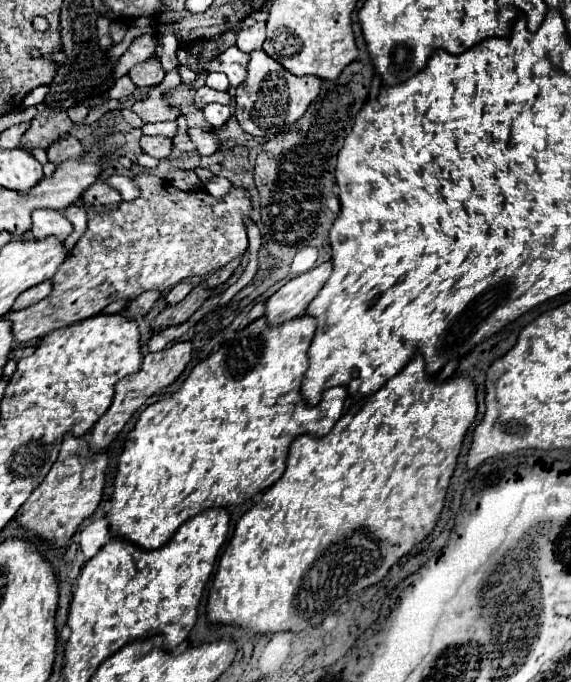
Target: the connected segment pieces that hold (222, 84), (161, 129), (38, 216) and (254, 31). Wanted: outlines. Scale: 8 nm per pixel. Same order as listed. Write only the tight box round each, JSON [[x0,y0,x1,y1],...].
[[205,72,229,90],[141,122,177,138],[27,210,73,240],[237,22,265,54]]

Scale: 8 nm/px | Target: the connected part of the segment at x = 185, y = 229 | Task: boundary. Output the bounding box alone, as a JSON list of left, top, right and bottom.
[7,172,251,342]

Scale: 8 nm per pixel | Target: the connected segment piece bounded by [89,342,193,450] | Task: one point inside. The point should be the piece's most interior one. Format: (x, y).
(159, 370)

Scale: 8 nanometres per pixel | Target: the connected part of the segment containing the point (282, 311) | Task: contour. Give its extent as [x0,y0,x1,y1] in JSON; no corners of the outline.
[265,260,333,324]

